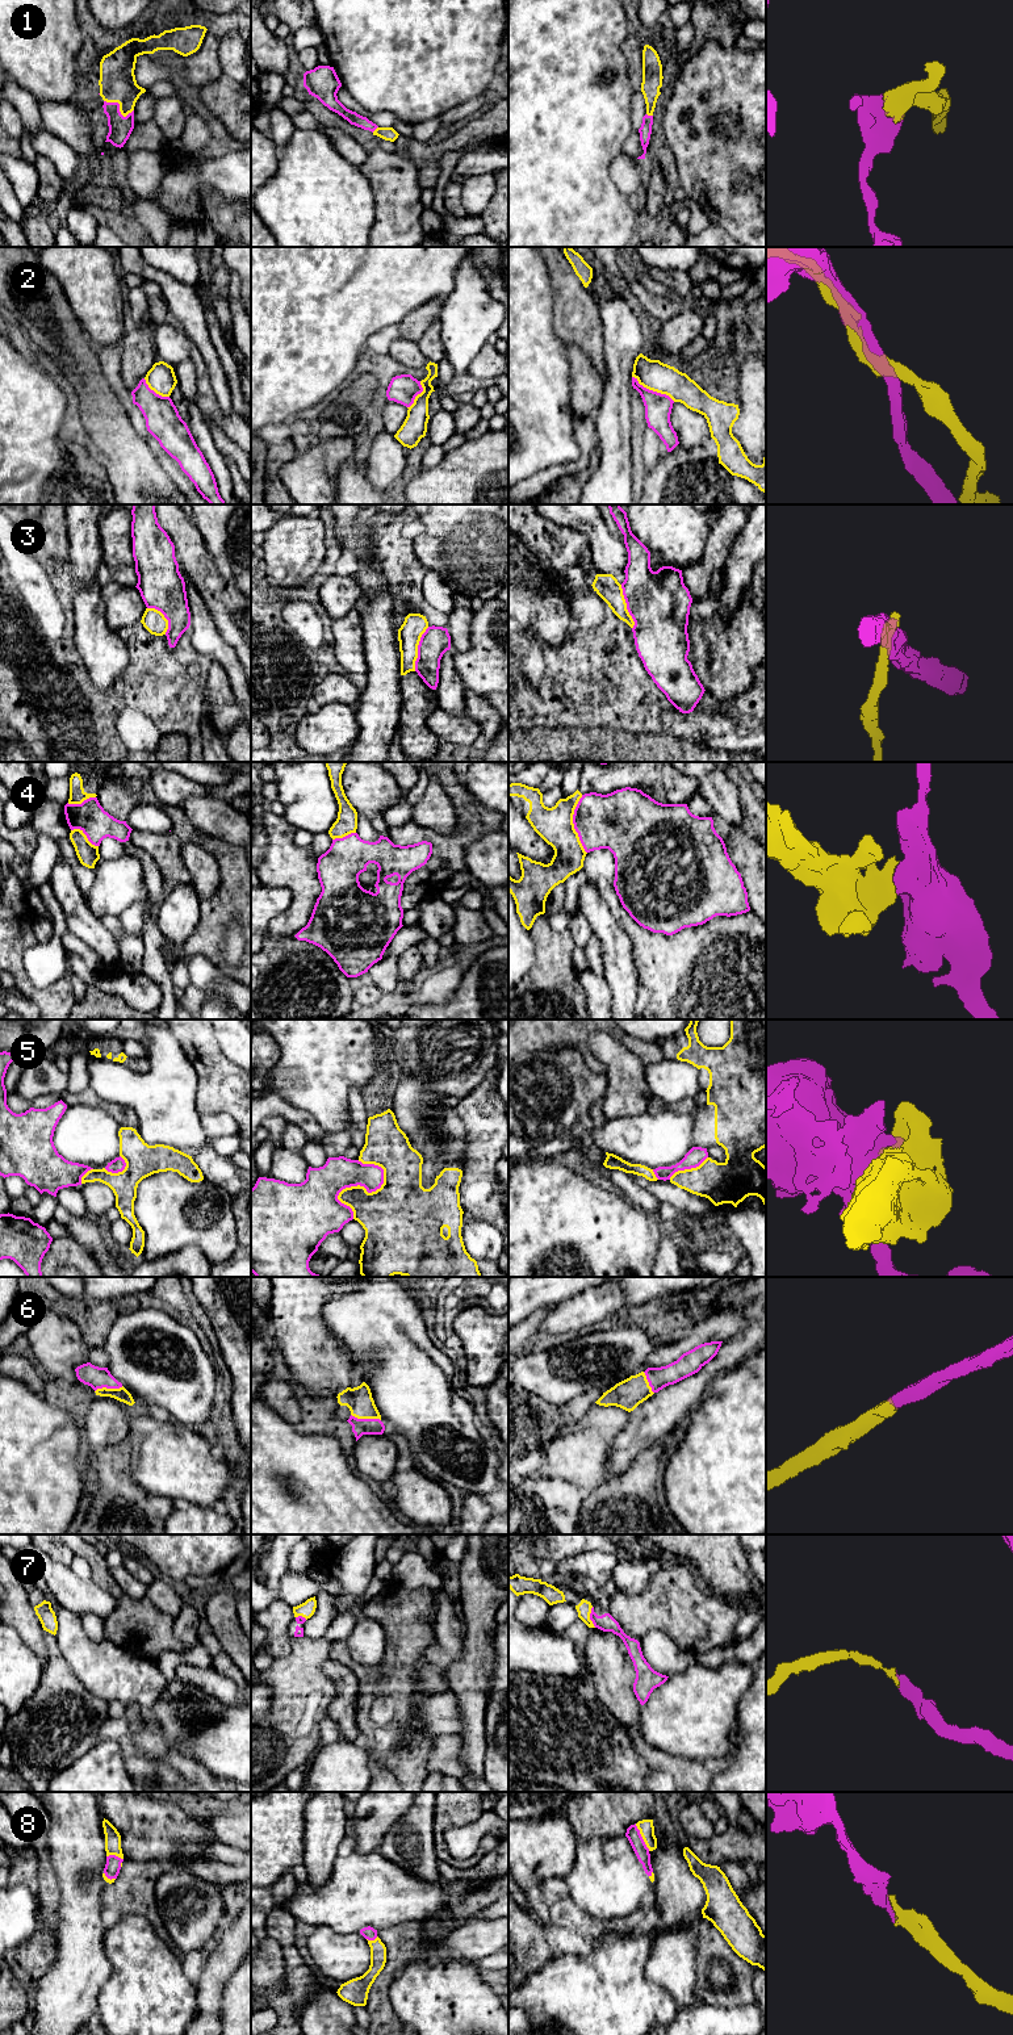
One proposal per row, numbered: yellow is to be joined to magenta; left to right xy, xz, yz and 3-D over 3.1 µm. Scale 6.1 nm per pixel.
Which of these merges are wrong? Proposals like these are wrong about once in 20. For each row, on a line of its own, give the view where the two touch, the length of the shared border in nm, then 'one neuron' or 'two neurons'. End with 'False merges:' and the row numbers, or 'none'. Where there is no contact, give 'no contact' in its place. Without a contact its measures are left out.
1: xy | 200 nm | one neuron
2: yz | 300 nm | two neurons
3: xz | 280 nm | two neurons
4: yz | 360 nm | two neurons
5: xz | 360 nm | two neurons
6: xz | 190 nm | one neuron
7: yz | 130 nm | one neuron
8: yz | 190 nm | one neuron
False merges: 2, 3, 4, 5

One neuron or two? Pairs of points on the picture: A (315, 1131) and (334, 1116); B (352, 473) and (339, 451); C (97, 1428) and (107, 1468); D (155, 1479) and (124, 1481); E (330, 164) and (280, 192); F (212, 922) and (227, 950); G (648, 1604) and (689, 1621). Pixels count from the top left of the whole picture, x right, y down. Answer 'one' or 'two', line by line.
A: two
B: two
C: one
D: two
E: one
F: two
G: one

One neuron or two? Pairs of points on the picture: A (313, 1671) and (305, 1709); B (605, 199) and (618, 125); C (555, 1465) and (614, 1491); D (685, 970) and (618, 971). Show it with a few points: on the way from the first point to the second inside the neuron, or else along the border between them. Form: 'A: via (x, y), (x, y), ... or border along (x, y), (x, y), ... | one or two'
A: via (305, 1680), (305, 1700) | one
B: via (599, 180), (599, 143) | one
C: border along (610, 1479), (585, 1495) | two
D: border along (632, 941), (632, 954), (640, 983) | two

